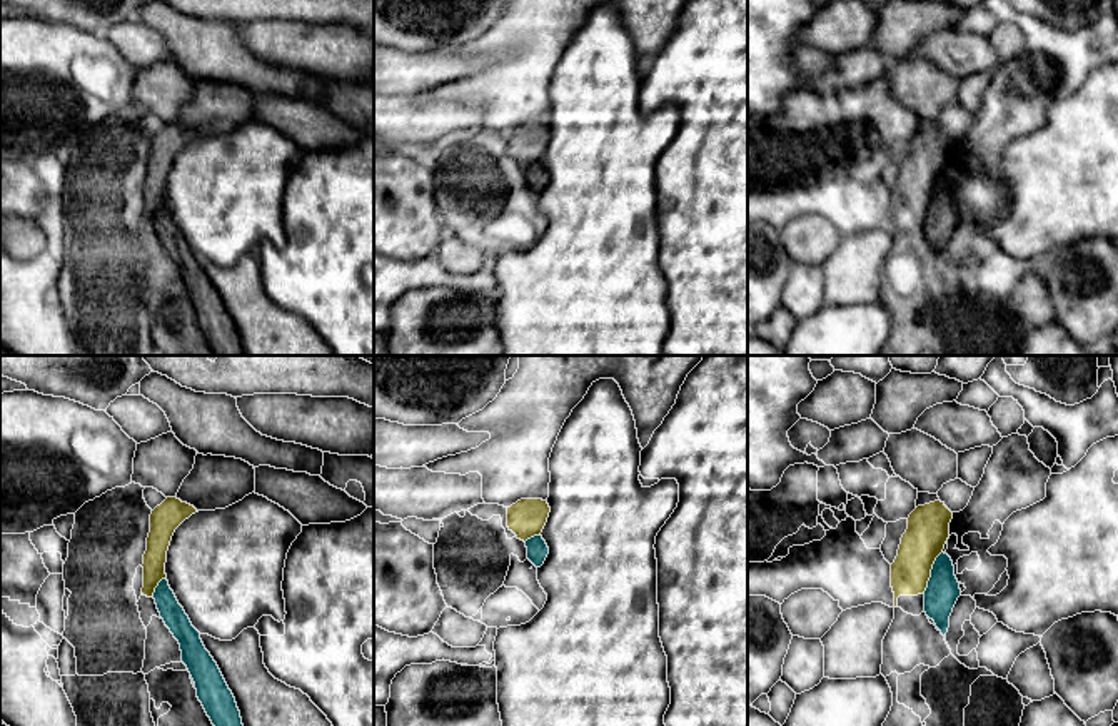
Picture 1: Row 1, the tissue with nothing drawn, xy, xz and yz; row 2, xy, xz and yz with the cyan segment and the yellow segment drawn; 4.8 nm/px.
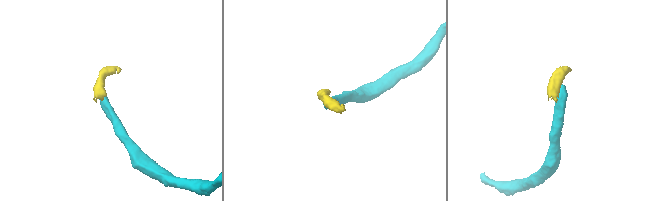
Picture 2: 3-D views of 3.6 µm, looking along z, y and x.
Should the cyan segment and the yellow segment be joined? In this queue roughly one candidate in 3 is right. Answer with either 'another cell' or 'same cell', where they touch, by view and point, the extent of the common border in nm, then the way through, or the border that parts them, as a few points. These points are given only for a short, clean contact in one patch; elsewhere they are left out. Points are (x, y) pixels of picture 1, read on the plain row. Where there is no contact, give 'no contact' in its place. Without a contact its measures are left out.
another cell; contact yz (931, 199); length 220 nm; border yz (941, 177), (923, 219)

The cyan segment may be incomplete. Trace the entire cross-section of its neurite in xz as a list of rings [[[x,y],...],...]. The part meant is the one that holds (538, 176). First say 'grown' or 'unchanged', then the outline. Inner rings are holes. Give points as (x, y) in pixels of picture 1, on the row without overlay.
unchanged | [[[534,162],[526,167],[527,174],[527,185],[536,192],[541,194],[549,180],[549,174],[542,162]]]

